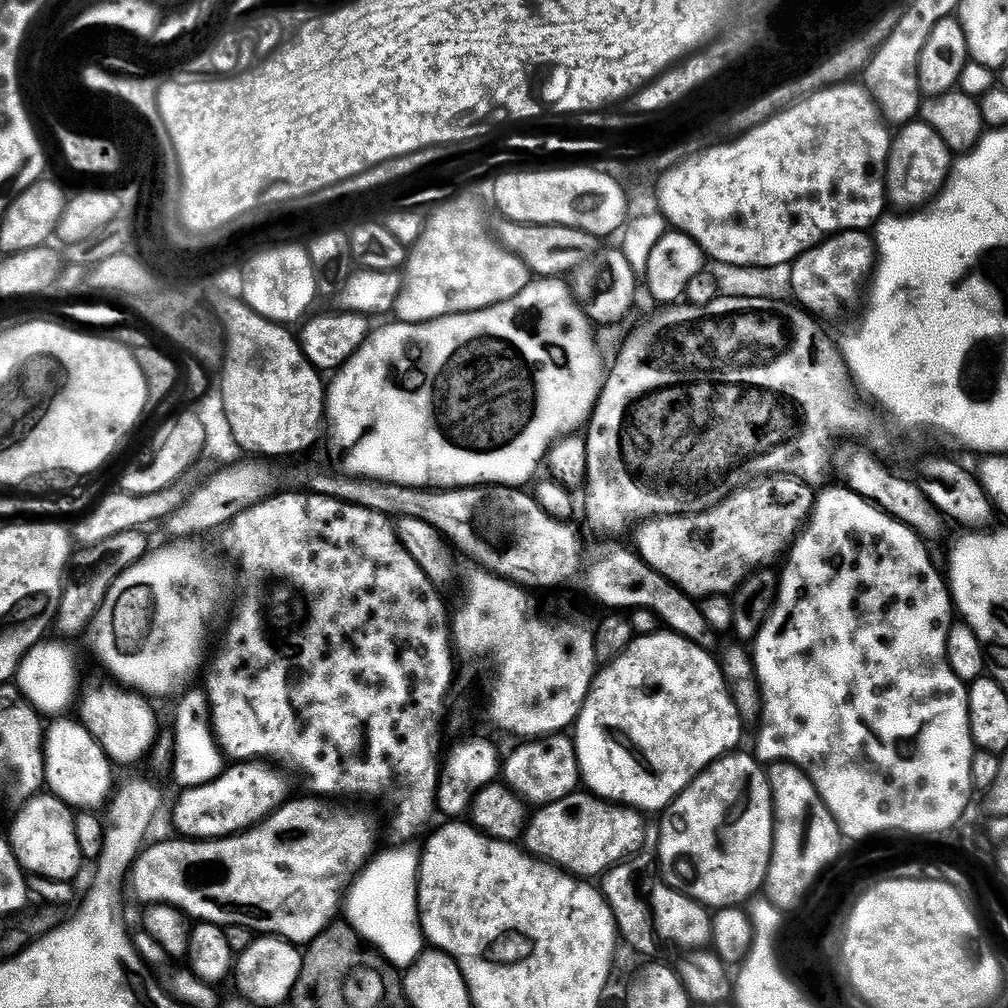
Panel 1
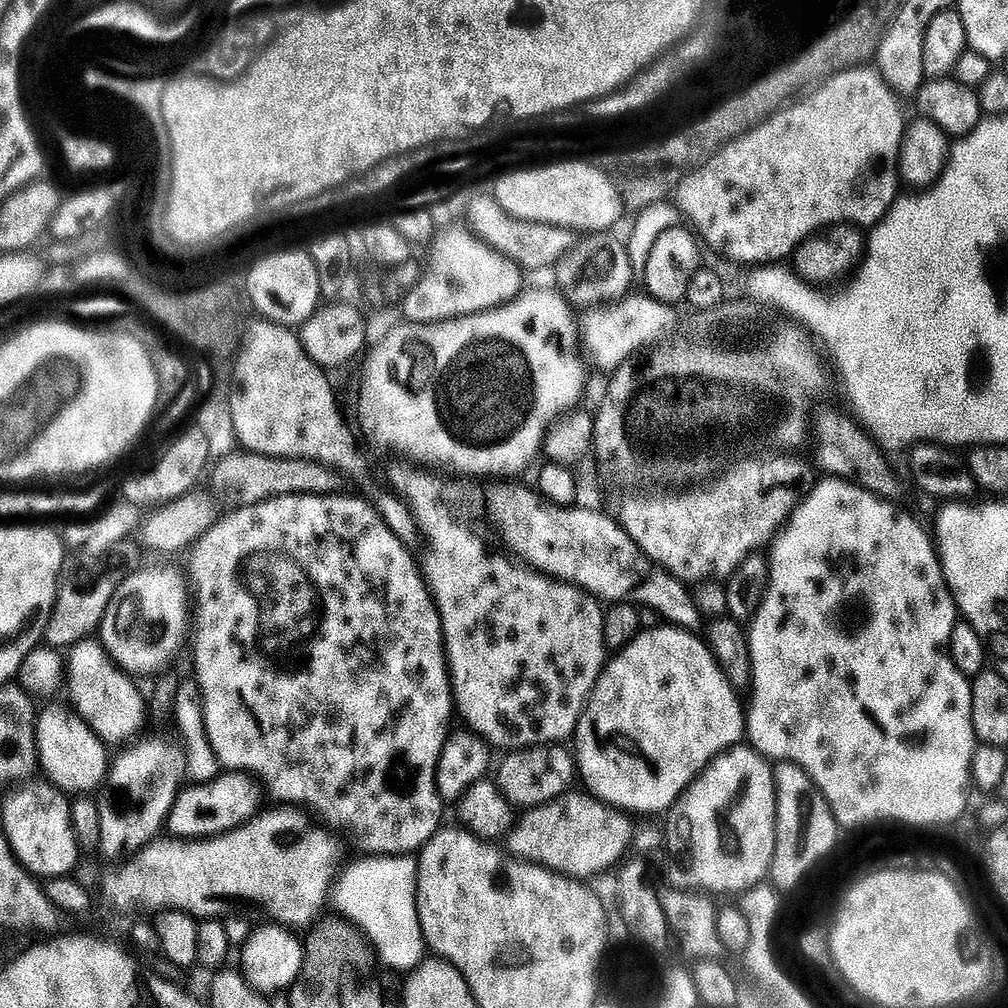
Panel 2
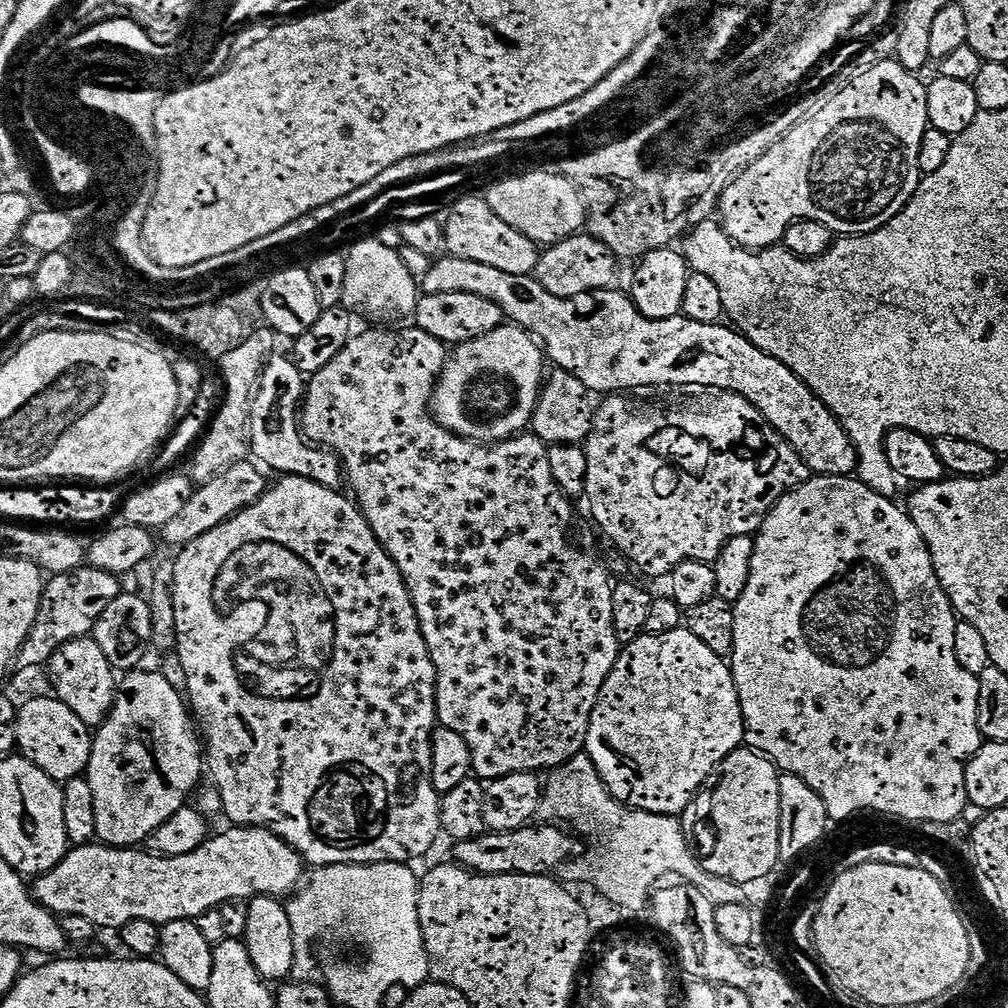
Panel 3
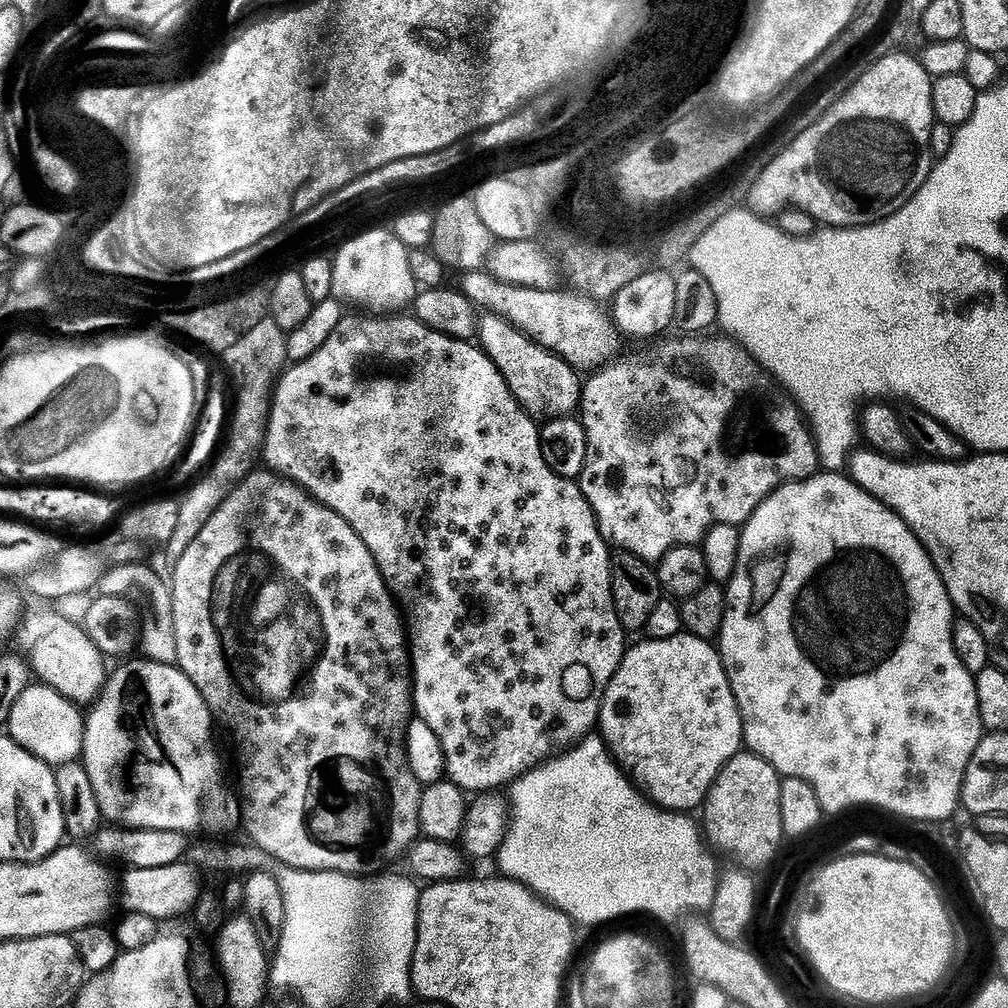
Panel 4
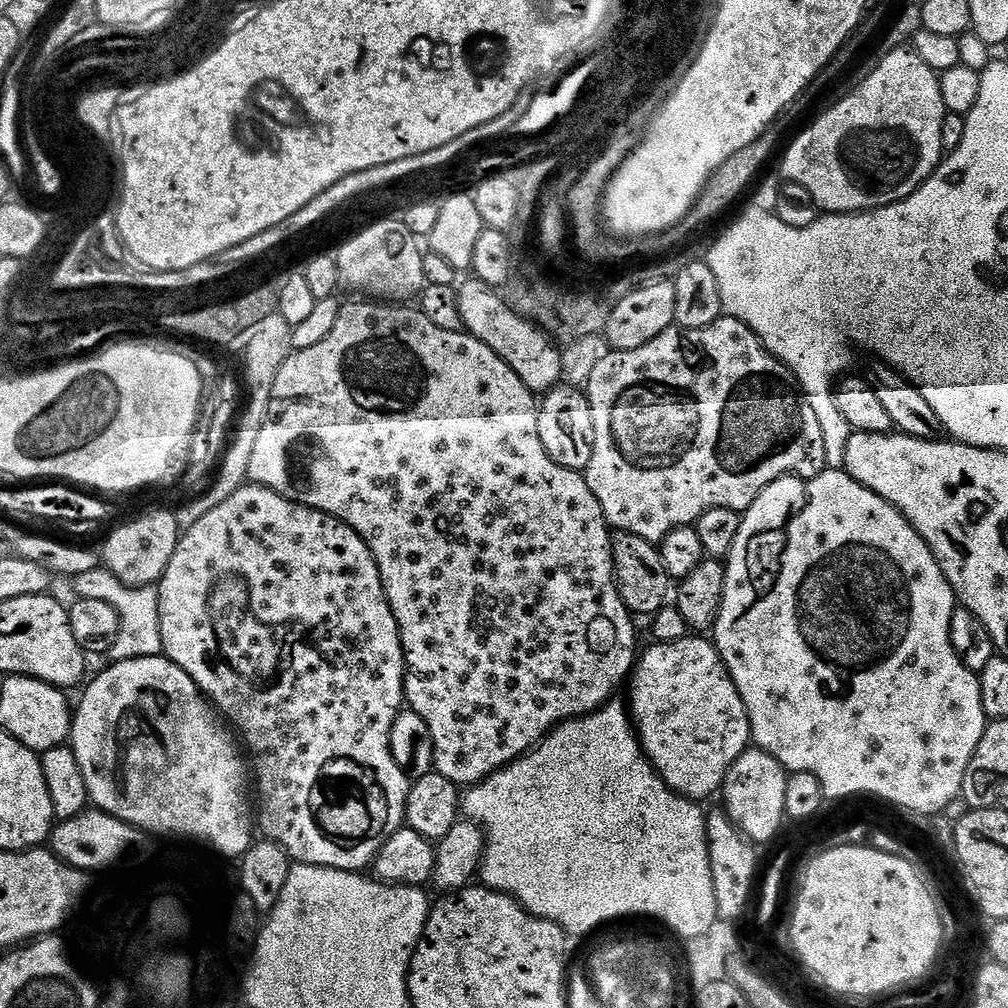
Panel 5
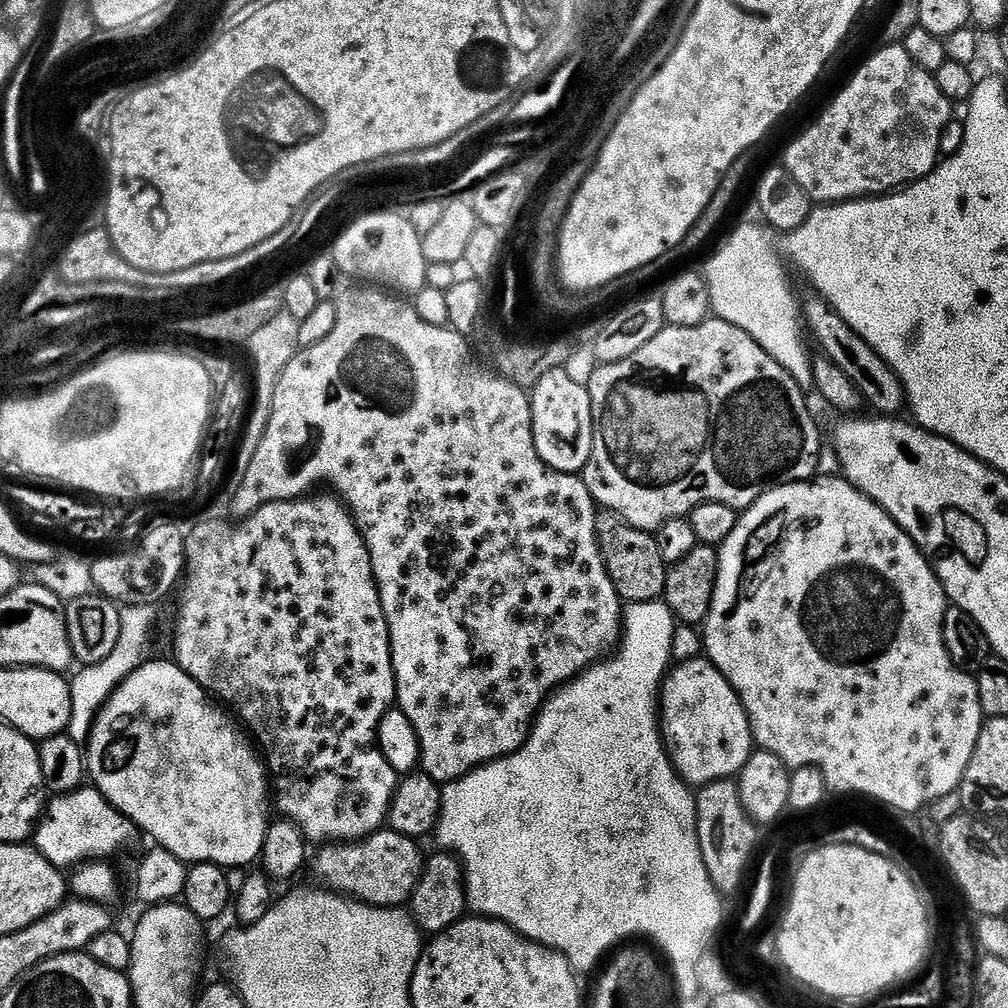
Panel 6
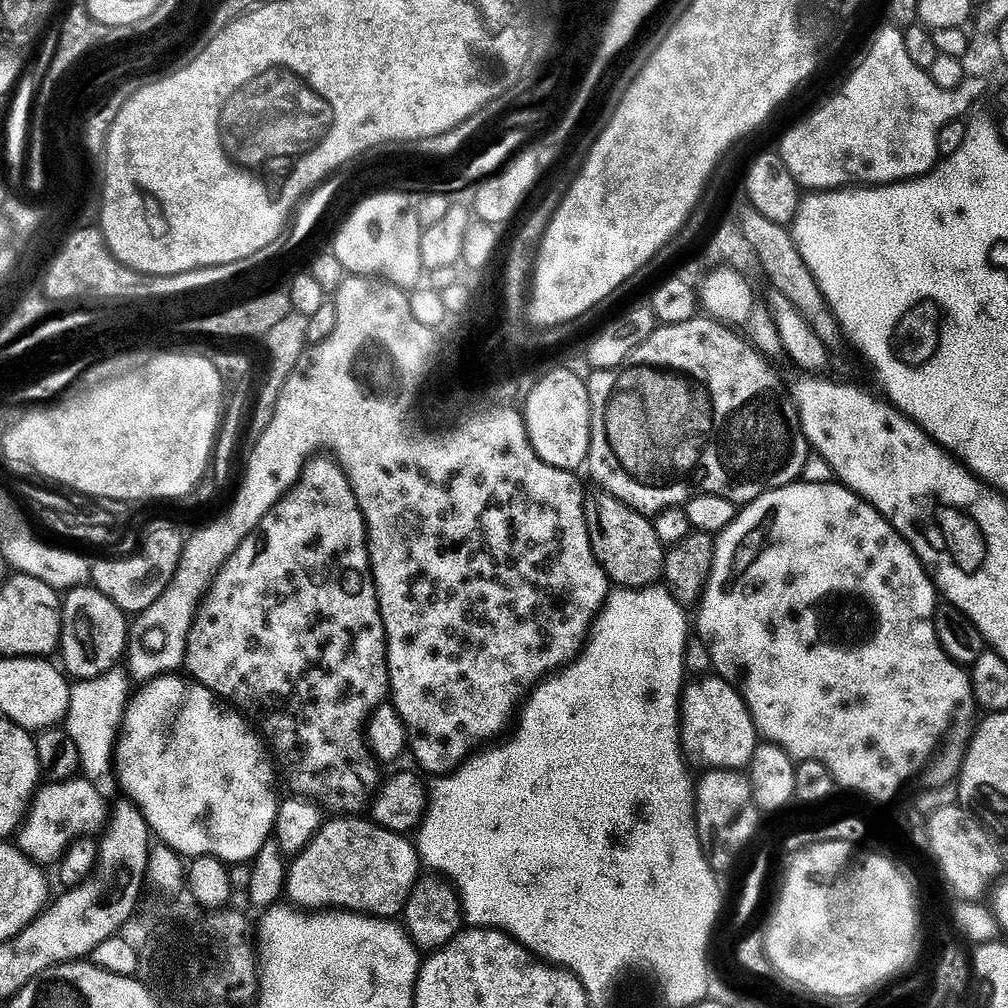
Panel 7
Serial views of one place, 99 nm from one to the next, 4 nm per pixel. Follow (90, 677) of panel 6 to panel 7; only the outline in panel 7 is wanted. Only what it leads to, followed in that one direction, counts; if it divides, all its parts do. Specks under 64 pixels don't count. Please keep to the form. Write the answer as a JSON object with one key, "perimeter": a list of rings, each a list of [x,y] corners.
{"perimeter":[[[113,670],[103,679],[81,680],[72,684],[72,697],[70,698],[70,706],[66,717],[66,731],[78,745],[80,772],[93,782],[101,782],[100,780],[106,779],[111,772],[113,775],[114,761],[118,756],[118,741],[121,739],[124,727],[124,714],[127,712],[130,703],[128,684],[130,685],[130,677],[127,671],[124,670]]]}

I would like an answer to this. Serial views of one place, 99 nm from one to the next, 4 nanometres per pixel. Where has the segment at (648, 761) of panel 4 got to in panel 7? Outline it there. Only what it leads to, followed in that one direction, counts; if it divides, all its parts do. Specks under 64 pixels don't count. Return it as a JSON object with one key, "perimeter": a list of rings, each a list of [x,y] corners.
{"perimeter":[[[708,680],[693,692],[691,689],[692,724],[704,735],[704,756],[712,768],[744,770],[751,765],[758,747],[756,719],[748,709],[748,701],[744,699],[741,689],[724,680]]]}

